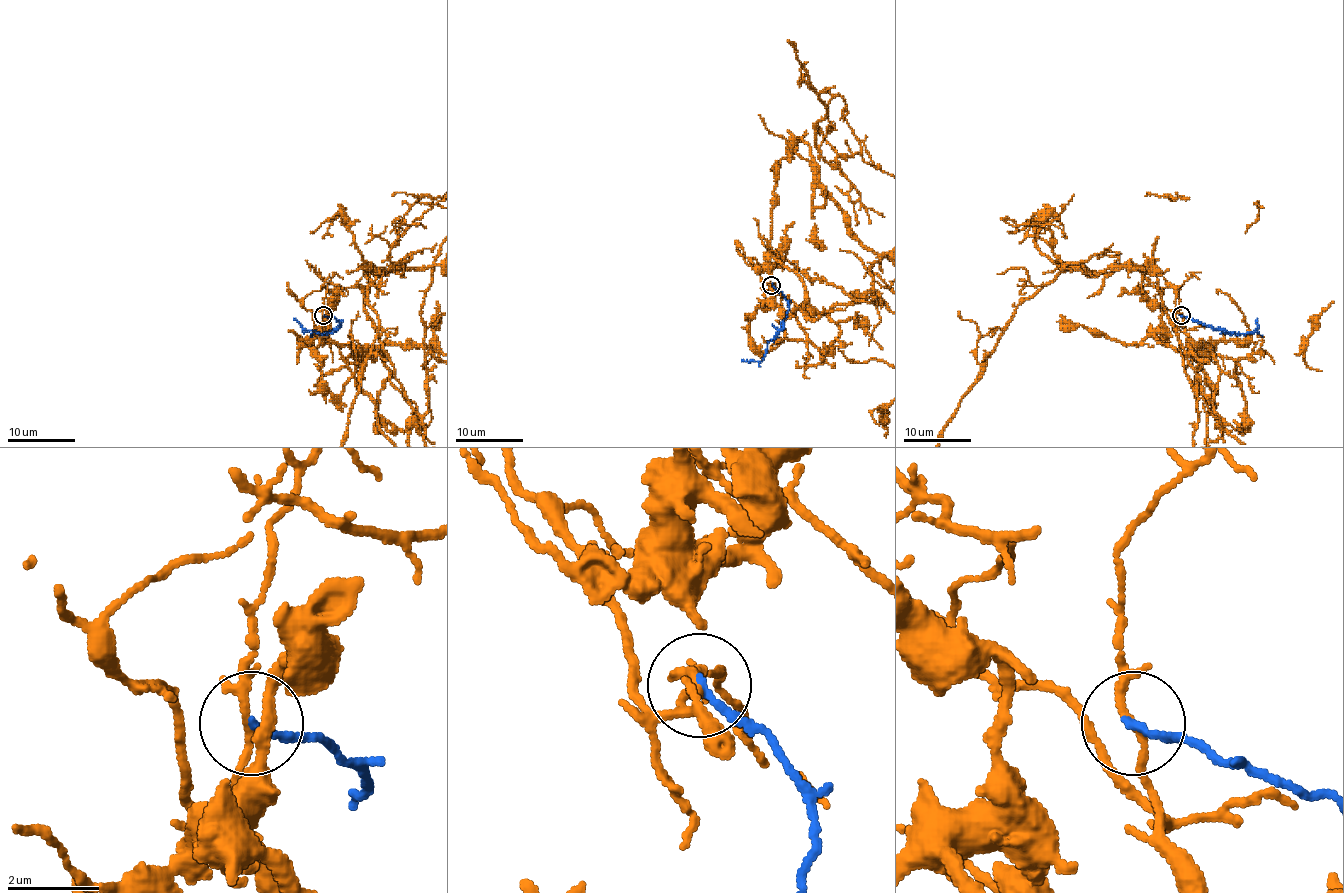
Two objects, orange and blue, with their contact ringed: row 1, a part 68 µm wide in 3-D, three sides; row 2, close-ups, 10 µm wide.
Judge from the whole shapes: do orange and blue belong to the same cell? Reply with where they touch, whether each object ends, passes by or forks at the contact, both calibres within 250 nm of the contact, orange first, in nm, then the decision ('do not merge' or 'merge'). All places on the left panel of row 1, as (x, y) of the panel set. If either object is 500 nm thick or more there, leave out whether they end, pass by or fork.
(323, 315) | orange passes by | blue ends | 180/160 nm | do not merge

